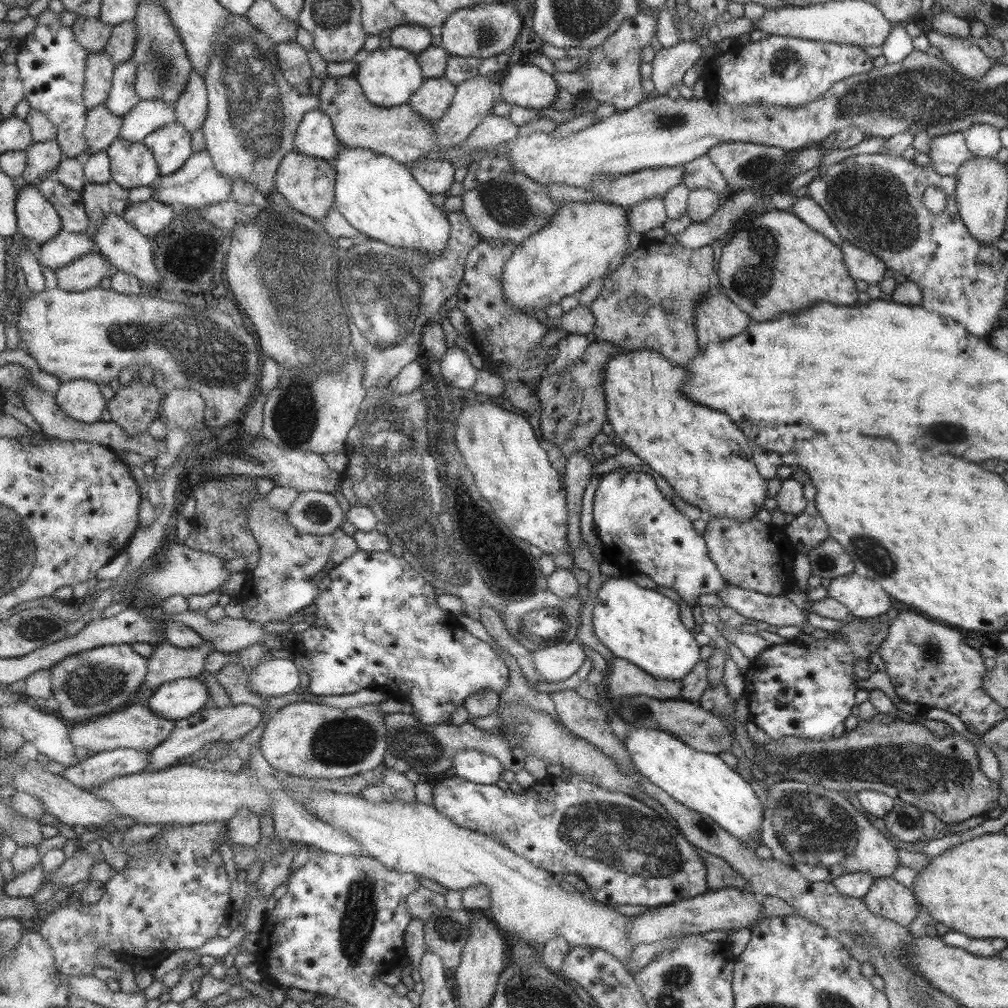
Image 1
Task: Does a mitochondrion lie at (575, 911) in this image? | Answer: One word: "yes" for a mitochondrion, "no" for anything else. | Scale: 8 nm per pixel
no

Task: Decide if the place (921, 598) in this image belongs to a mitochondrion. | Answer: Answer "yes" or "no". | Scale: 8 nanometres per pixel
no

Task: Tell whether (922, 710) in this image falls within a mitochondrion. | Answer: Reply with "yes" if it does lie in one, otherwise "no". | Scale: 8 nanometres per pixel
no

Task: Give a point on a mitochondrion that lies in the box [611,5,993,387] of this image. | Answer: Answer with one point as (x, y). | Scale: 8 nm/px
(859, 199)

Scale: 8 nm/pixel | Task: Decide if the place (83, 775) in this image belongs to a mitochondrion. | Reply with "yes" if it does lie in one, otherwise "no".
no

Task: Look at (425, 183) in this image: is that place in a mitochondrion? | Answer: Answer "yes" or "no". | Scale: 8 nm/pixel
no

